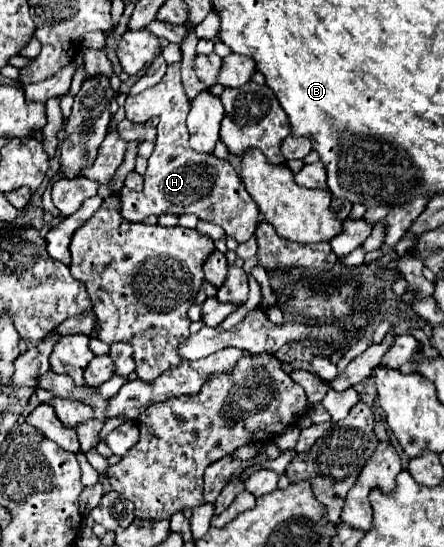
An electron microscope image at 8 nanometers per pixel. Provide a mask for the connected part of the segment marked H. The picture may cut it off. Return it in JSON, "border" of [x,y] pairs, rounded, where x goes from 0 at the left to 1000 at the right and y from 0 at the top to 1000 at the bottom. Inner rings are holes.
{"border":[[[405,115],[378,119],[369,144],[342,163],[329,163],[311,174],[288,174],[279,199],[284,216],[300,225],[329,225],[345,214],[360,214],[360,225],[351,232],[356,247],[347,276],[333,291],[320,353],[270,353],[275,397],[315,408],[333,393],[356,397],[365,389],[437,389],[459,404],[477,404],[505,415],[509,430],[527,433],[536,444],[559,441],[586,408],[581,375],[545,342],[545,331],[518,294],[486,291],[477,280],[450,280],[428,269],[428,247],[419,236],[428,181],[419,177],[405,148]]]}

